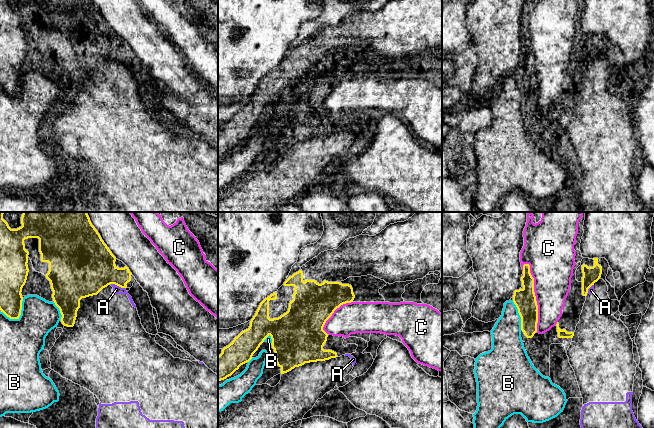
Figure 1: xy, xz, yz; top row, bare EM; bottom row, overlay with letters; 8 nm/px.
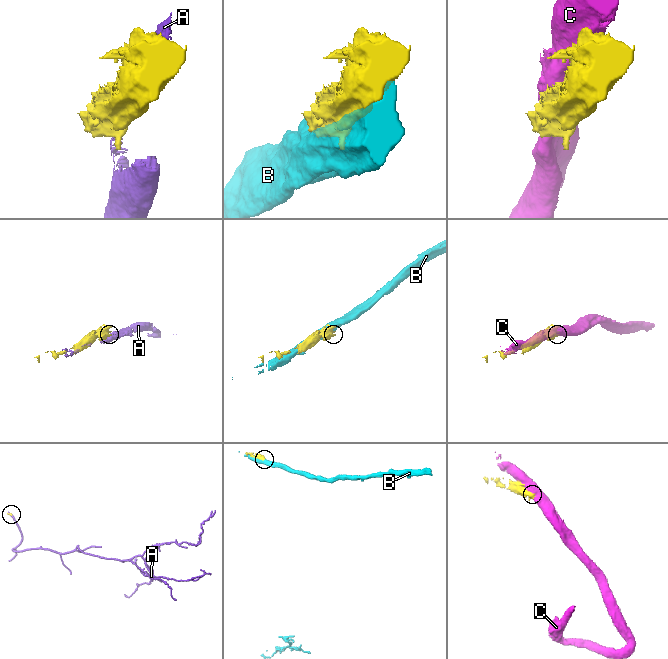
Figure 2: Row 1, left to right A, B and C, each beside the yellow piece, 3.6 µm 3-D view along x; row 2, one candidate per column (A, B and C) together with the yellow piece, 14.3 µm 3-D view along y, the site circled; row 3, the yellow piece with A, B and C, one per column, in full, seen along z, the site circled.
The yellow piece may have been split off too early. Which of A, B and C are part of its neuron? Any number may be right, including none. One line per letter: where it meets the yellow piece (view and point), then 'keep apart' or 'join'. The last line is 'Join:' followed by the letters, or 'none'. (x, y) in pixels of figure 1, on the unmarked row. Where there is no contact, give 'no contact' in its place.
A: meets yellow in xy at (118, 61); keep apart
B: meets yellow in xy at (18, 93); keep apart
C: meets yellow in yz at (535, 72); keep apart
Join: none

